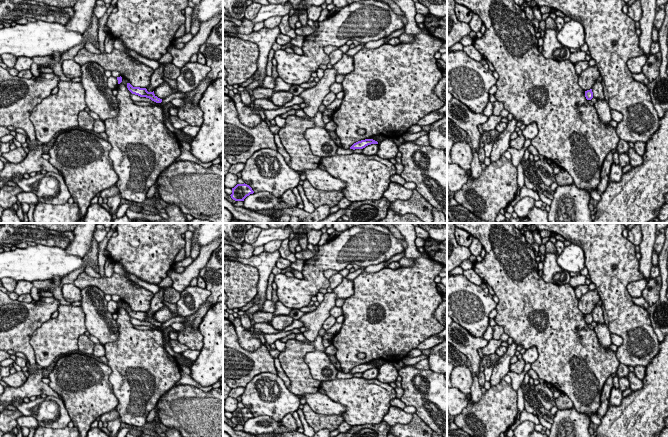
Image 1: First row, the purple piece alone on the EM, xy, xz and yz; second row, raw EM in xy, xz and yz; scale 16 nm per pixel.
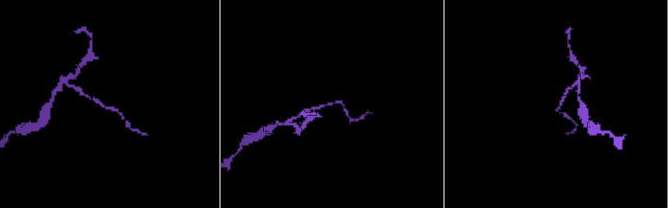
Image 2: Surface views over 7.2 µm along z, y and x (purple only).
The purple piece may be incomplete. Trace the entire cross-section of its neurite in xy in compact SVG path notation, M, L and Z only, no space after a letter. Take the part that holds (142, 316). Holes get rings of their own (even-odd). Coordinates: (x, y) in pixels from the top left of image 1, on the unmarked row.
M127 307L128 314L135 319L138 319L140 321L146 321L151 323L152 325L156 327L161 327L162 323L158 322L153 316L148 316L146 312L140 312L140 311L133 311L130 307Z

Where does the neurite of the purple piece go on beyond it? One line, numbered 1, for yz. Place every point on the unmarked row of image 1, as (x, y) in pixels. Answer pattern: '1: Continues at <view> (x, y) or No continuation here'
1: No continuation here

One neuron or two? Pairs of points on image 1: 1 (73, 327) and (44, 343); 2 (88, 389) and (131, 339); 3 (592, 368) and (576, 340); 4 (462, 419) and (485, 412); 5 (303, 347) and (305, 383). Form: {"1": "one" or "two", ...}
{"1": "one", "2": "two", "3": "one", "4": "one", "5": "one"}

